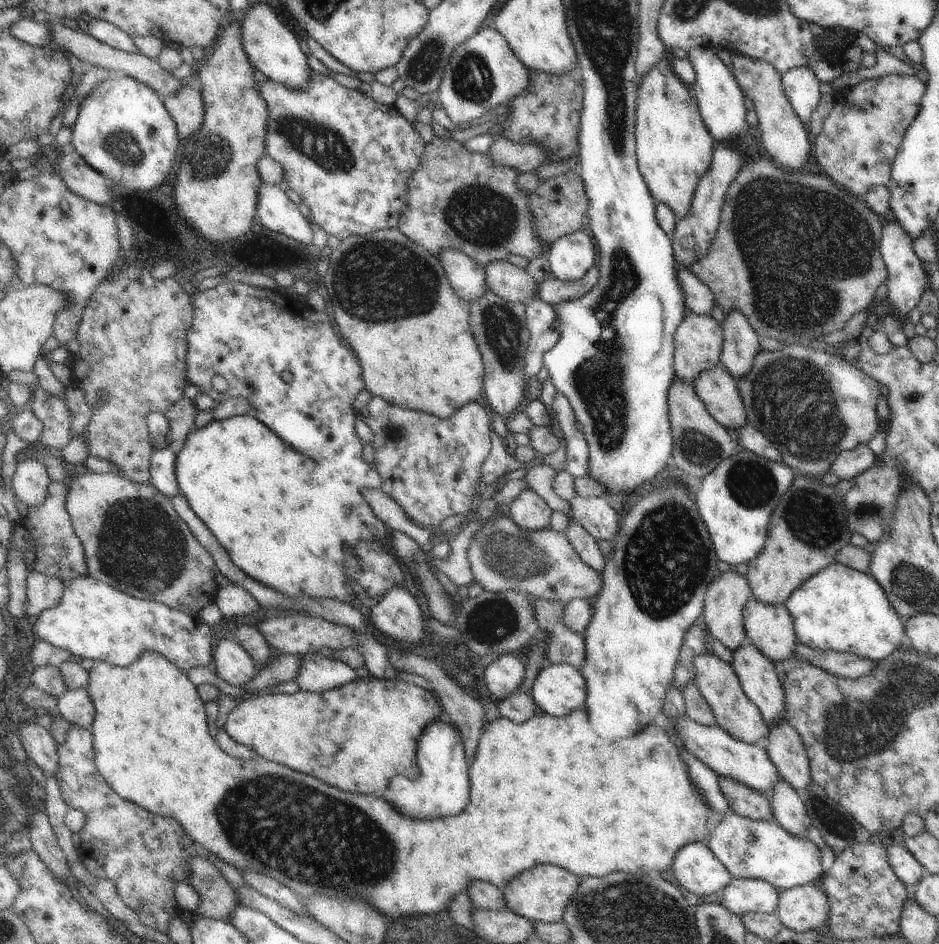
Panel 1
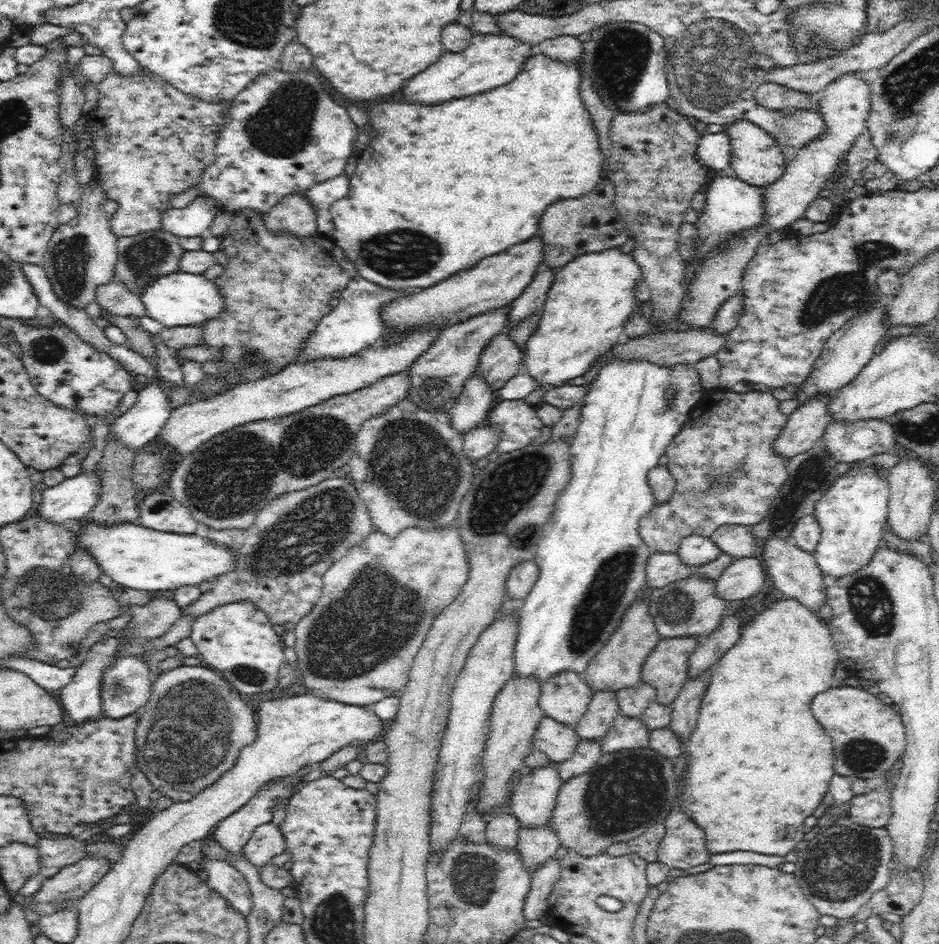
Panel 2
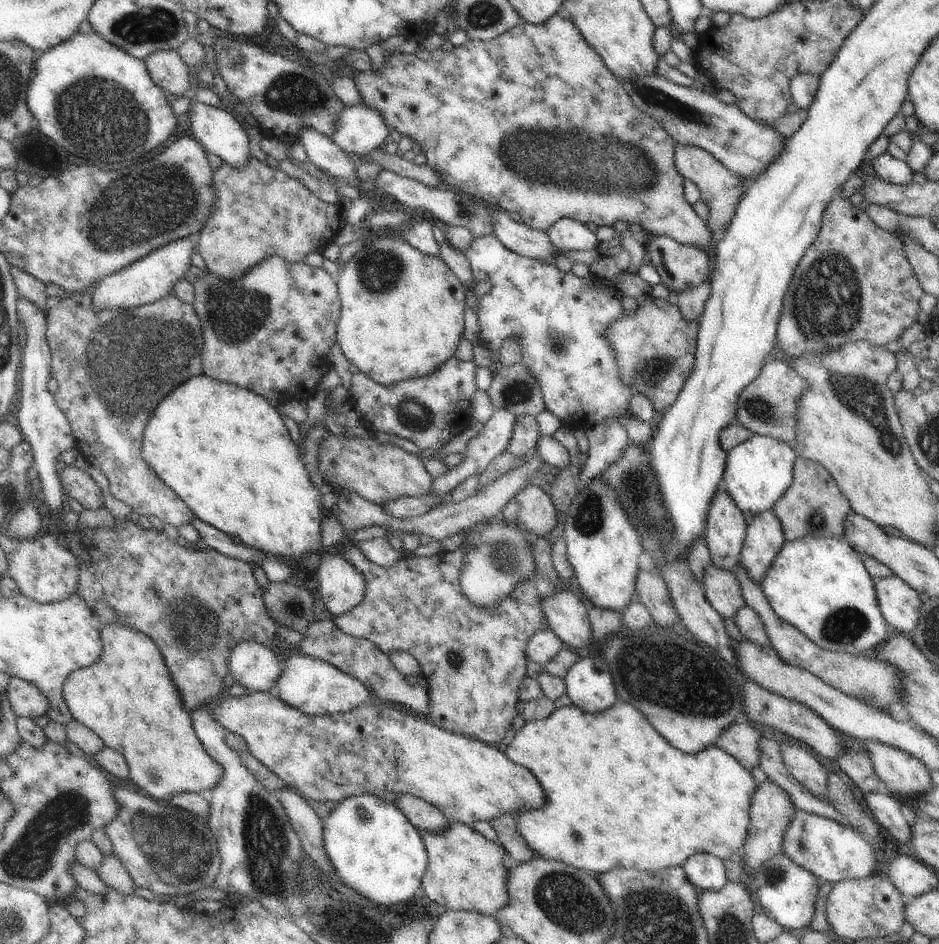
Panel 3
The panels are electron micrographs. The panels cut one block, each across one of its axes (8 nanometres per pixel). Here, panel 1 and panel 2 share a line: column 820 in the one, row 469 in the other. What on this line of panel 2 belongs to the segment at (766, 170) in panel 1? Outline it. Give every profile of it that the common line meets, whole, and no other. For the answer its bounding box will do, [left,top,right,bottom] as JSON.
[169,372,410,530]

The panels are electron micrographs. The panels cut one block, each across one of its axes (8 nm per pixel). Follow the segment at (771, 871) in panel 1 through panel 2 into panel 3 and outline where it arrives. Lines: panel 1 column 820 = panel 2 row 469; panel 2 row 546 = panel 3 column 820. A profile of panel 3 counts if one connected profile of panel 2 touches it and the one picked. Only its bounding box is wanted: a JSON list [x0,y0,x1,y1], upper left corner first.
[781,810,882,885]

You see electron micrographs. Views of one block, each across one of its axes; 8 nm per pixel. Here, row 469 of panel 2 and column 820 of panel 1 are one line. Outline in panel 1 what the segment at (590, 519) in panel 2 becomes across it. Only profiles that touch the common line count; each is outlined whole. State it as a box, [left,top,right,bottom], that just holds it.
[785,562,905,660]

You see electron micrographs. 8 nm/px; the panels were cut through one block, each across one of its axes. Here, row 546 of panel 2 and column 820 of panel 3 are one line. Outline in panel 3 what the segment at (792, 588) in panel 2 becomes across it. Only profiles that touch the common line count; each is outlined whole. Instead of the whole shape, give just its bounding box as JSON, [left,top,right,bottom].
[780,744,829,800]

